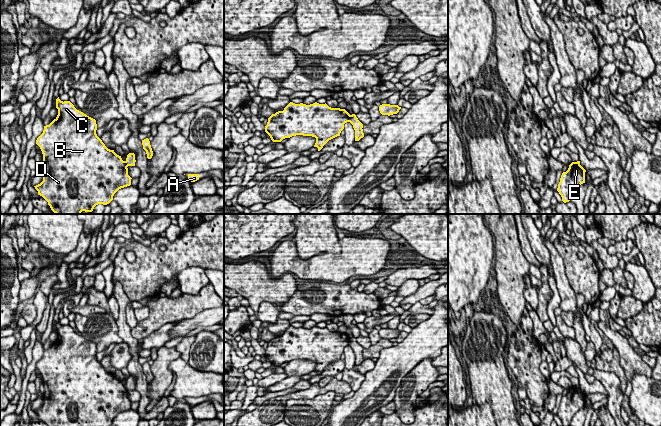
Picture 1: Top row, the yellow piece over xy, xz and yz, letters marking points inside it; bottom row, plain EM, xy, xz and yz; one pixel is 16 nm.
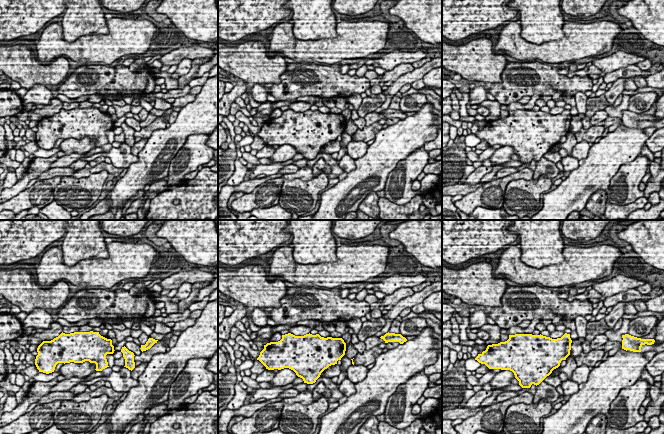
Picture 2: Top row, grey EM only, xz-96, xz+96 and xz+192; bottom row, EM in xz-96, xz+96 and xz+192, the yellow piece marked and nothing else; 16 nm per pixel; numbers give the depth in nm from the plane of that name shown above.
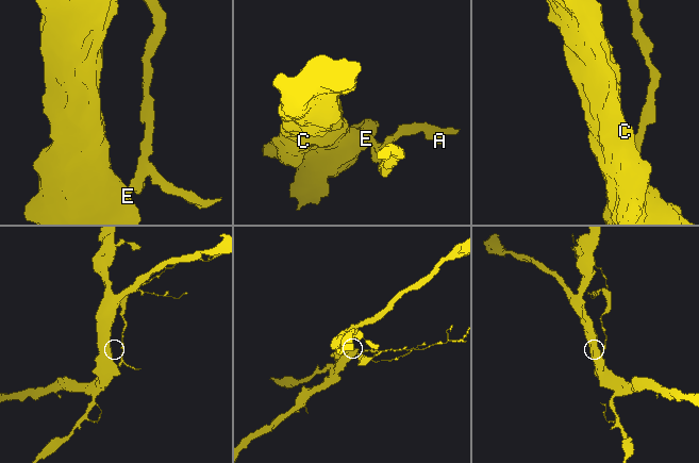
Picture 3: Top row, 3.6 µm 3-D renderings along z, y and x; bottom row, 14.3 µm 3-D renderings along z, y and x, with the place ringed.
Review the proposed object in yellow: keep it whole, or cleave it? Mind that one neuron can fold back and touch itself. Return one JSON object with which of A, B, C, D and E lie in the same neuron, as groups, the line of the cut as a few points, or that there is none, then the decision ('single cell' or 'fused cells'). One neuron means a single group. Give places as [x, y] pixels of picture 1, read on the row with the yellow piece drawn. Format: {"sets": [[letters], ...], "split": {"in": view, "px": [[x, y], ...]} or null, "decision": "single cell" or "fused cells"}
{"sets": [["A"], ["B", "C", "D", "E"]], "split": {"in": "xz", "px": [[351, 115], [348, 121]]}, "decision": "fused cells"}

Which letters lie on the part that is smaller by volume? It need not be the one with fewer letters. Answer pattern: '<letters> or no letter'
A

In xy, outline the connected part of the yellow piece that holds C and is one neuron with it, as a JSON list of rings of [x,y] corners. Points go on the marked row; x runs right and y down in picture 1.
[[[56,99],[57,117],[44,126],[36,144],[43,154],[43,181],[34,186],[55,214],[92,212],[98,204],[107,205],[121,188],[131,185],[128,166],[97,136],[96,120],[77,110],[70,101]]]

